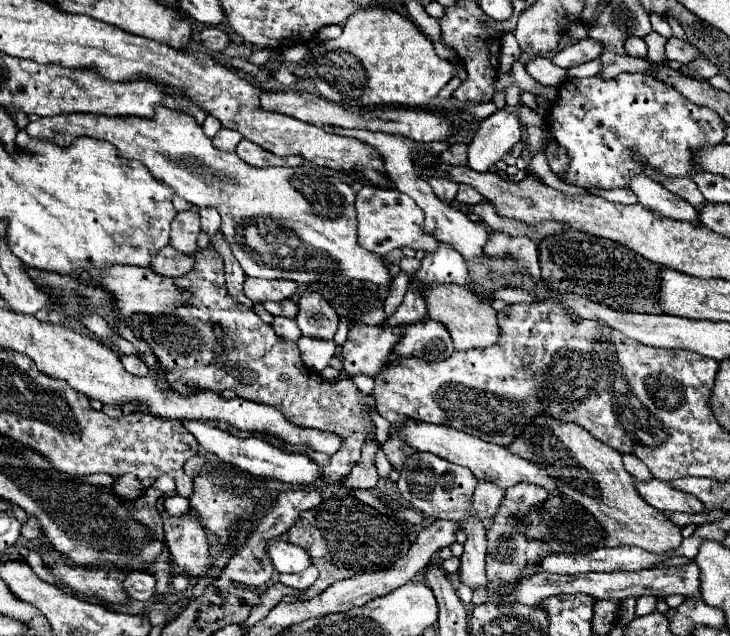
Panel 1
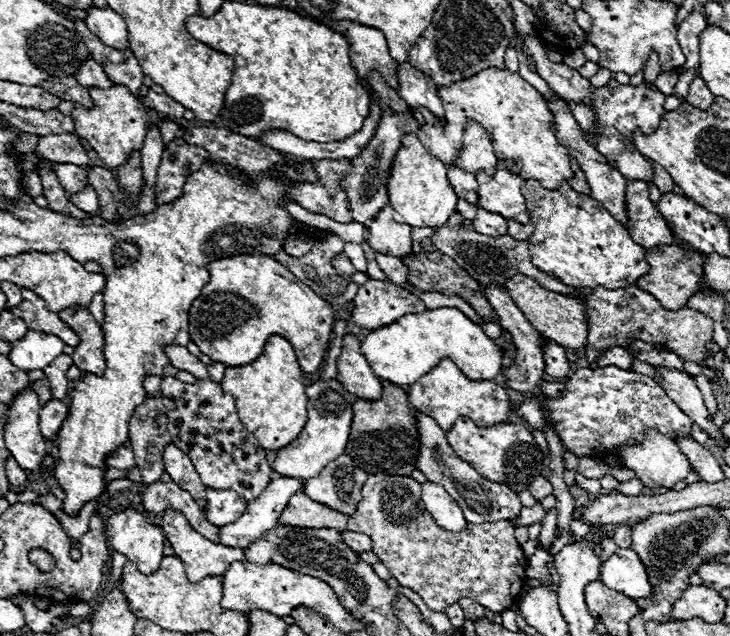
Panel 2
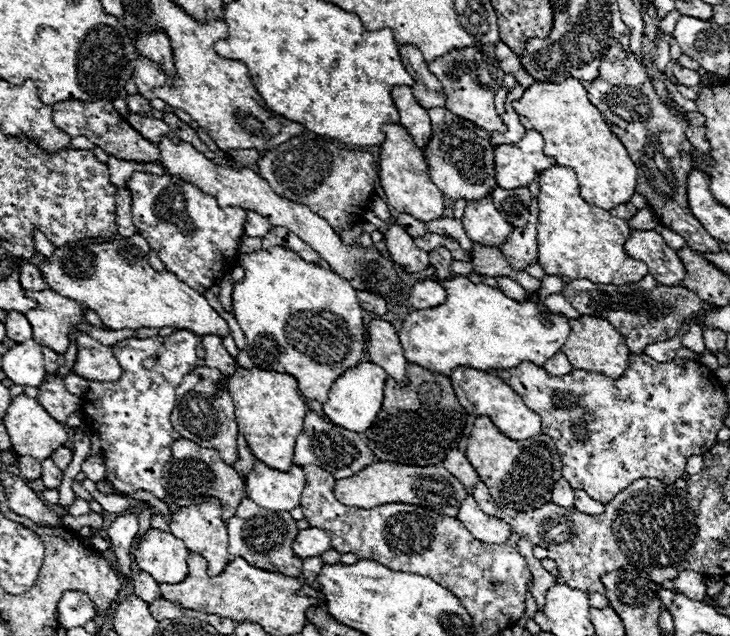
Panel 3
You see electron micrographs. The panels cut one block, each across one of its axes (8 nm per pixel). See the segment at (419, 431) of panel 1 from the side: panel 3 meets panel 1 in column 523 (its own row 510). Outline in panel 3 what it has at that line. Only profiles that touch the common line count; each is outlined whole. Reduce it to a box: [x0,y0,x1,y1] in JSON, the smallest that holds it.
[456,494,510,544]

